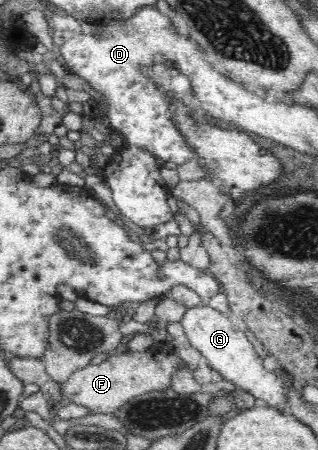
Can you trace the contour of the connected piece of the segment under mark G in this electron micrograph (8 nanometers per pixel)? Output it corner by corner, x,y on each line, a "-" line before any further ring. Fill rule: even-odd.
200,302
186,307
179,321
189,343
207,359
207,365
226,377
225,382
234,388
246,389
263,403
282,410
286,400
283,380
274,371
265,370
262,359
253,350
242,325
234,317
211,307
207,302

